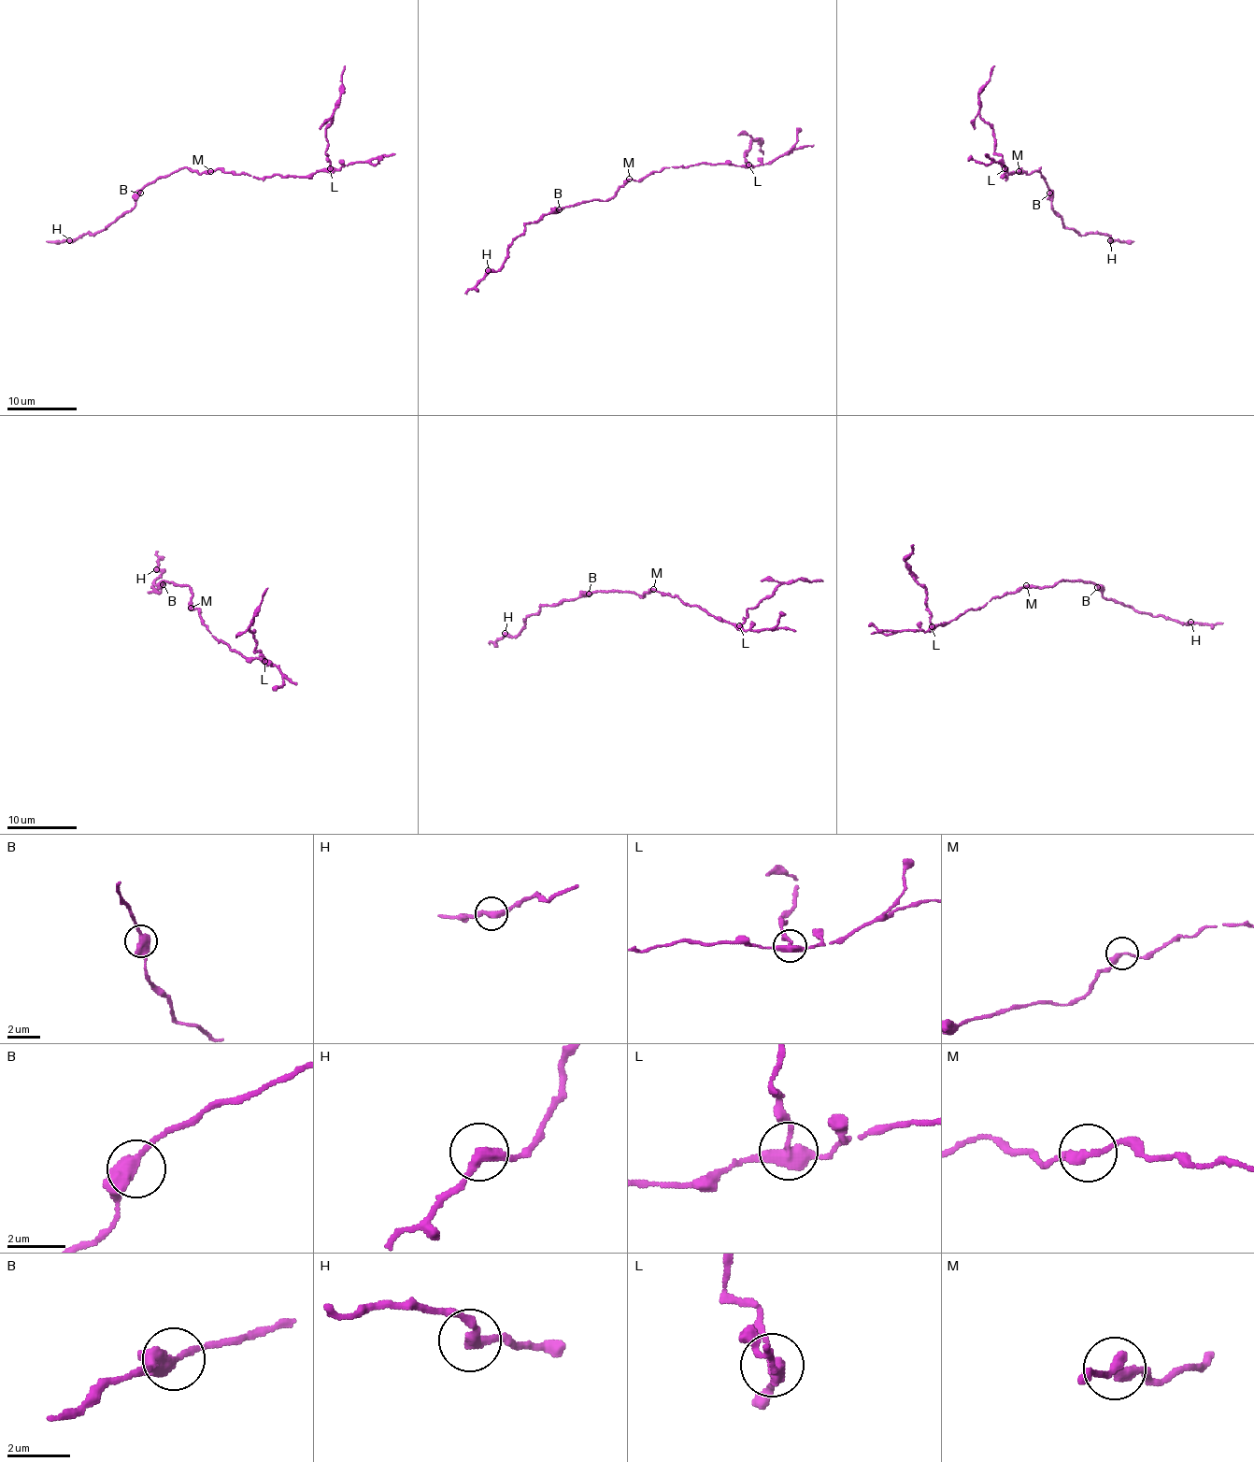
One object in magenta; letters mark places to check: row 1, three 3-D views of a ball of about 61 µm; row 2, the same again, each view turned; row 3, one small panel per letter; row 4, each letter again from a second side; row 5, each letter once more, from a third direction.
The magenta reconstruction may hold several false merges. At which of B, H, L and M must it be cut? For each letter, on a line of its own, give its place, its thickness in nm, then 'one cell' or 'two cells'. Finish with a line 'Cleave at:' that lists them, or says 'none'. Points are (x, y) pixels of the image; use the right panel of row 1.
B: place (1049, 193); calibre 400 nm; one cell
H: place (1110, 240); calibre 340 nm; one cell
L: place (1004, 168); calibre 360 nm; two cells
M: place (1018, 171); calibre 280 nm; one cell
Cleave at: L

